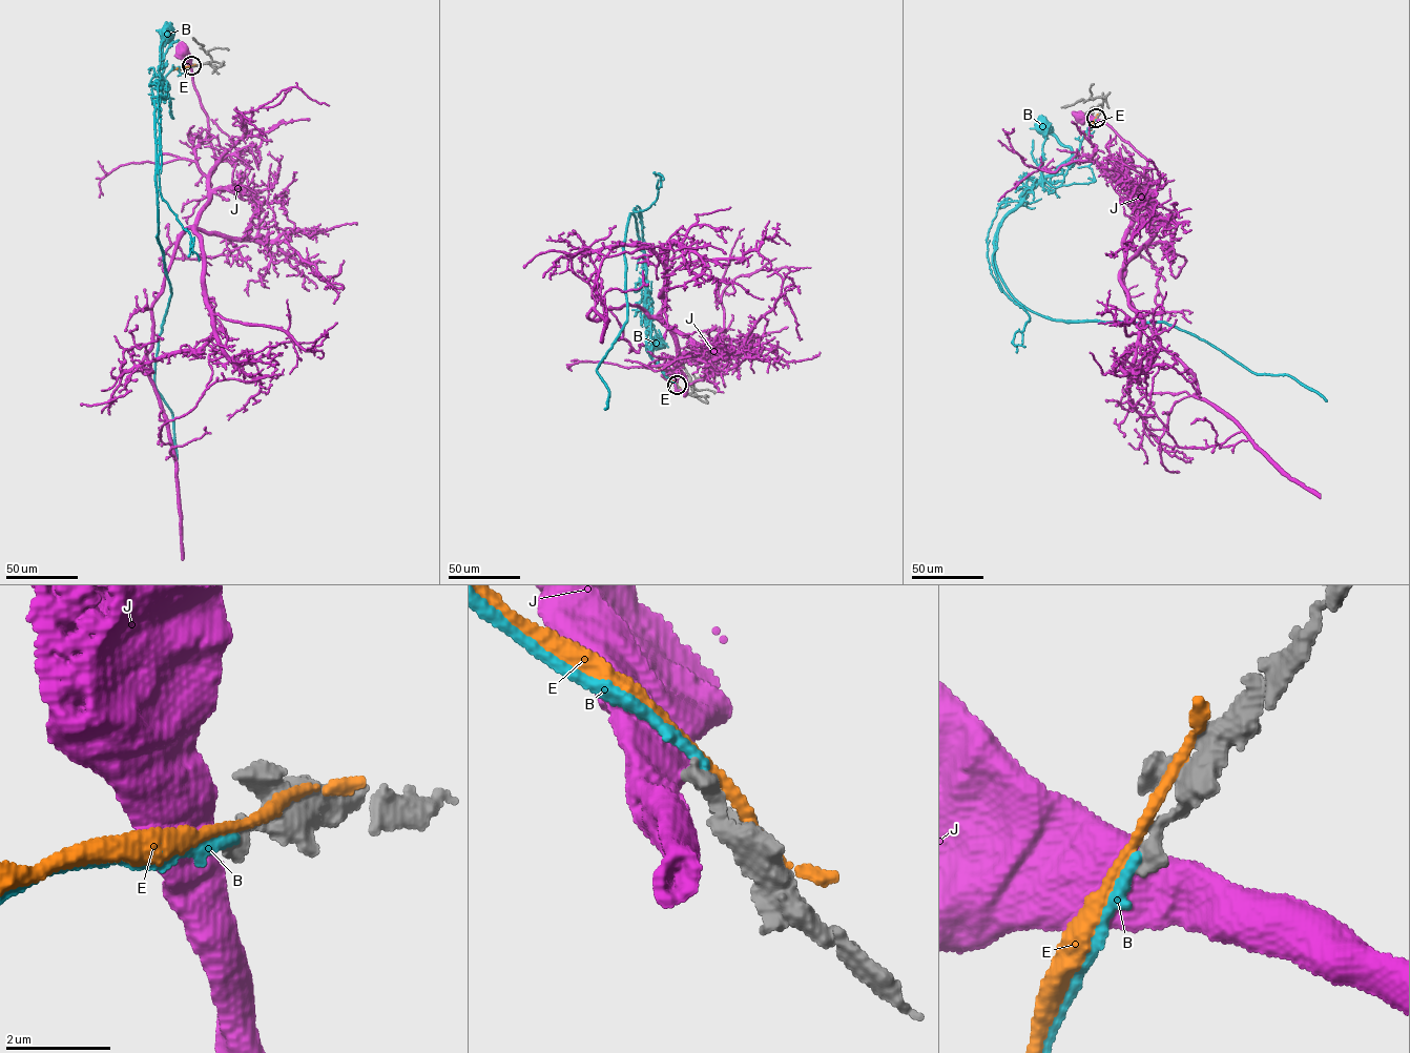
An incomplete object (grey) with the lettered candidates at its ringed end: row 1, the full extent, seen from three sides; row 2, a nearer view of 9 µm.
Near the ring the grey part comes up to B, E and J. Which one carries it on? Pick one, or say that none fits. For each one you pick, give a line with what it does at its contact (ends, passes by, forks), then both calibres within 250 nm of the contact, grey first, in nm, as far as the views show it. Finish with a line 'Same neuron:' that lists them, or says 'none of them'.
Same neuron: none of them

